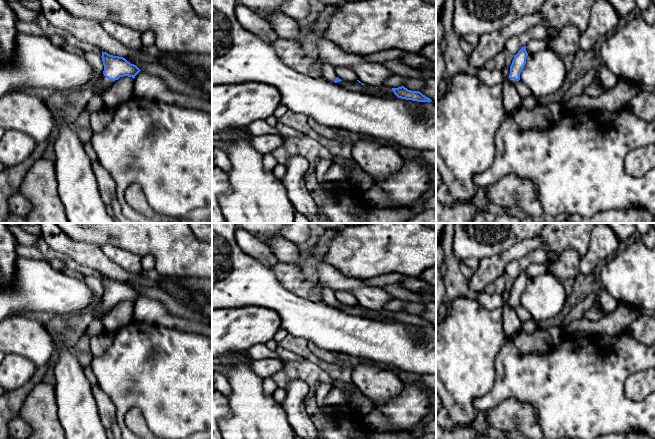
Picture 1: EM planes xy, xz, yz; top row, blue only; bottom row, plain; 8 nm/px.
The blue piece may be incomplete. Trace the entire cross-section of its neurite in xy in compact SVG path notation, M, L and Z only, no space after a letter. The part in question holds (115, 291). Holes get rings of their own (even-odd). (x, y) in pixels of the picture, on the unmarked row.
M102 275L102 285L104 289L104 303L98 306L100 313L104 314L120 301L128 300L133 303L141 295L136 289L131 288L125 282L113 280Z

